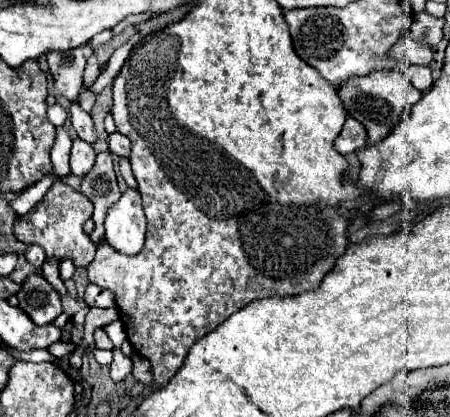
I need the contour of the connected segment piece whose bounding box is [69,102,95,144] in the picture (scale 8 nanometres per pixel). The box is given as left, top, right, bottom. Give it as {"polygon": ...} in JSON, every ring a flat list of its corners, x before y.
{"polygon":[[71,102,71,108,69,108,69,114,71,114,71,124,77,132,77,136,89,144,95,142,95,134,93,134,93,122,91,122,91,116,77,104,77,102]]}

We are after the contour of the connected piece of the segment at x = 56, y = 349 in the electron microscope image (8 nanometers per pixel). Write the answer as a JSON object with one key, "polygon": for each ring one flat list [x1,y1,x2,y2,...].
{"polygon":[[56,342,47,348,50,354,57,358,63,358,70,354,71,352,75,351,77,346,71,342]]}

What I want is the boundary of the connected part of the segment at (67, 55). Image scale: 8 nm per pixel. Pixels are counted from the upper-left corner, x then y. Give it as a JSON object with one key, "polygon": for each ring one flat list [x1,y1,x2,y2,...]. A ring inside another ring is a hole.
{"polygon":[[79,46,67,52,47,52,49,70,55,78,55,90,57,94,75,100,81,86,83,86,83,68,87,64,87,58,93,54,91,46]]}

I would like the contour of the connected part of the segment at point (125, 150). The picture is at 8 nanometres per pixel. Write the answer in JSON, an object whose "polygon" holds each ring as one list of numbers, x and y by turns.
{"polygon":[[113,132,107,136,107,144,109,144,109,152,117,154,117,156,125,156,129,158,129,152,131,152,131,142,127,140,127,136,119,134,119,132]]}

